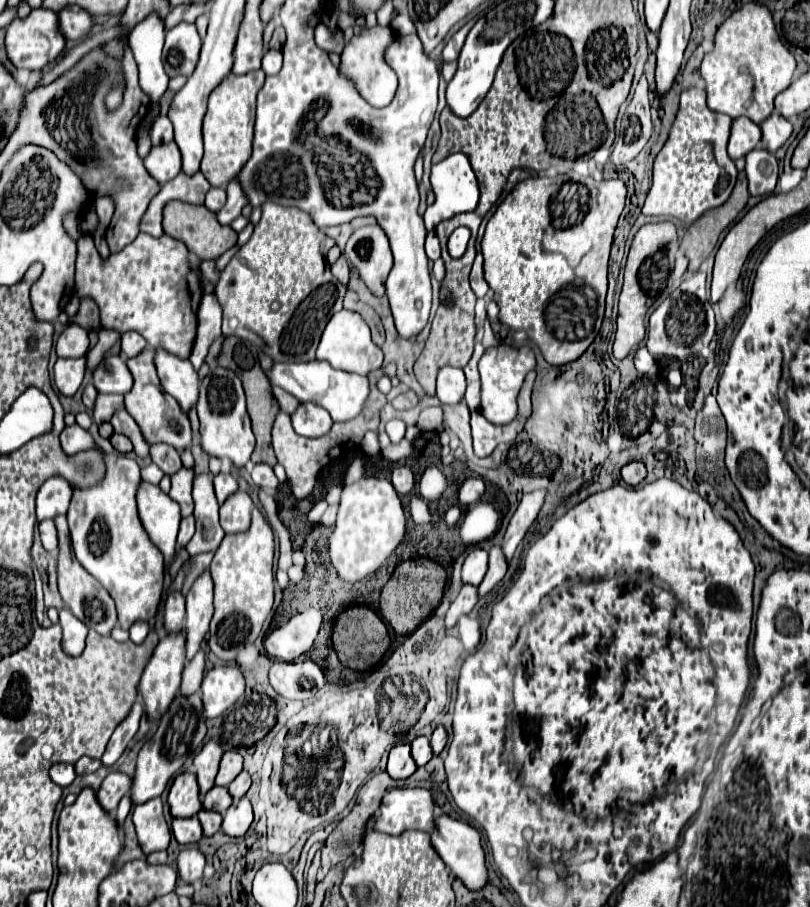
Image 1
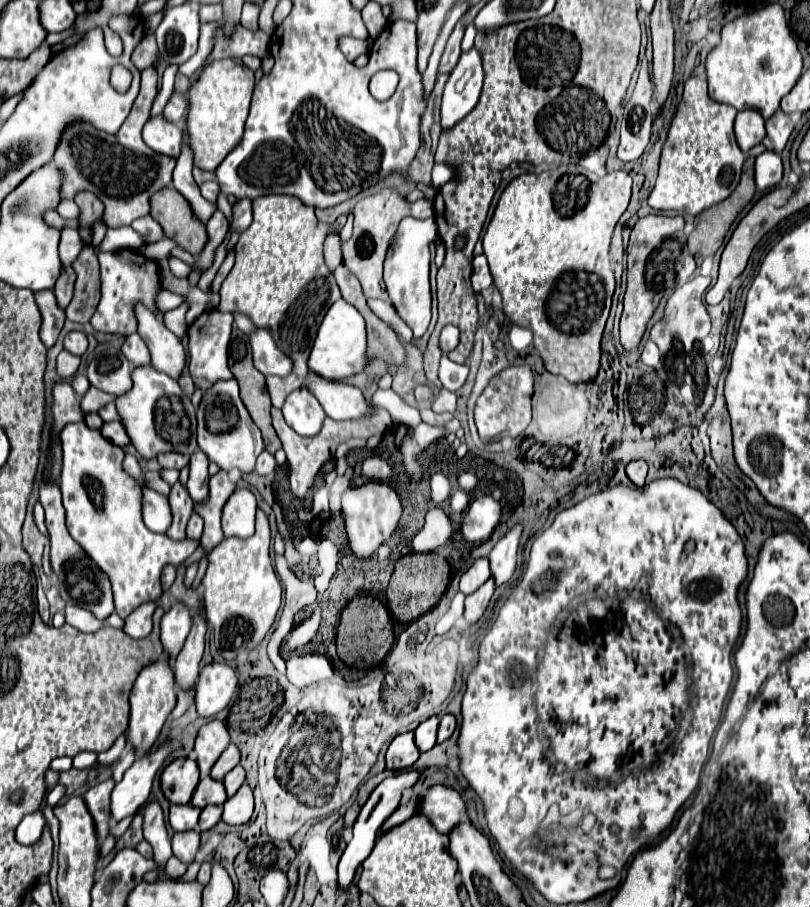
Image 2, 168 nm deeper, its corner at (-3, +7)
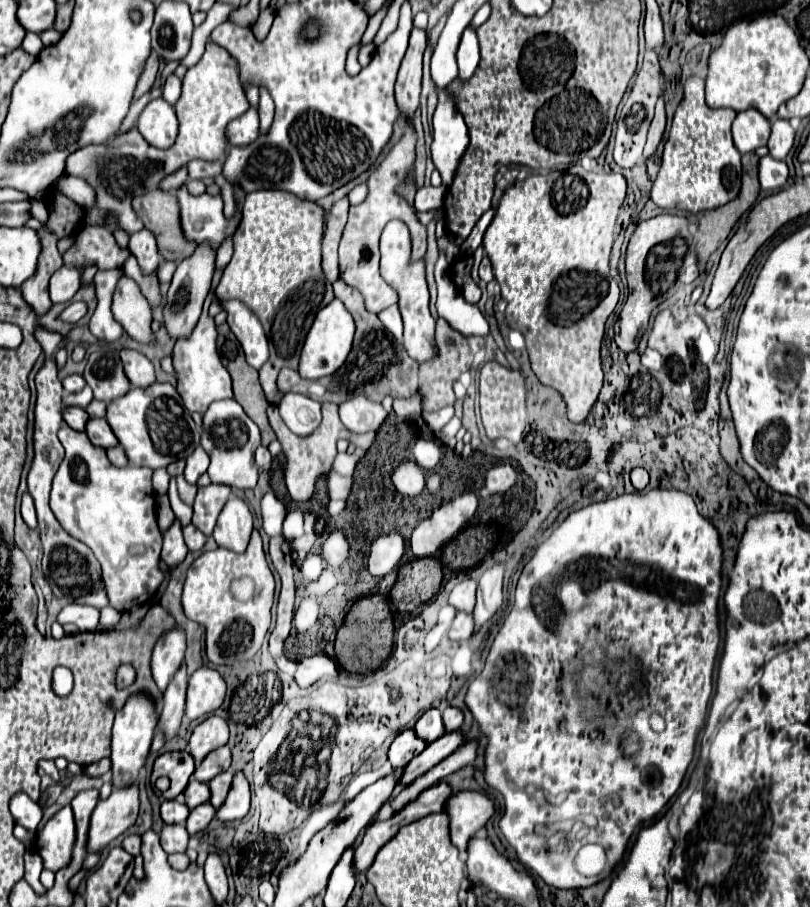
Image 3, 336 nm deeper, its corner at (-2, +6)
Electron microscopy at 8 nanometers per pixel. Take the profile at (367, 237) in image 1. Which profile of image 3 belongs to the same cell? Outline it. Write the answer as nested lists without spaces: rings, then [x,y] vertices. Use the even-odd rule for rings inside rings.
[[[406,122],[404,136],[400,138],[400,142],[388,152],[388,156],[382,160],[382,164],[372,172],[372,190],[370,190],[368,198],[358,206],[350,206],[350,218],[348,218],[348,224],[344,228],[344,236],[340,242],[340,280],[344,280],[348,286],[358,288],[362,292],[366,310],[372,314],[380,314],[382,310],[386,310],[388,306],[398,302],[396,290],[390,284],[386,284],[386,280],[378,272],[378,262],[380,262],[378,240],[380,240],[384,226],[394,218],[402,220],[408,226],[410,236],[412,236],[412,261],[421,259],[426,252],[426,226],[422,226],[418,222],[414,208],[410,204],[406,204],[406,200],[402,200],[394,192],[396,184],[400,184],[400,180],[406,176],[406,172],[414,166],[414,144],[416,144],[414,124]]]

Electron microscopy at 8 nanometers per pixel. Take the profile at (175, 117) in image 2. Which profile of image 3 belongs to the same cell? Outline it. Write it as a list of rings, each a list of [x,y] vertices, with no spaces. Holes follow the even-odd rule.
[[[170,74],[168,78],[166,78],[166,84],[164,84],[164,98],[166,98],[166,102],[168,104],[172,104],[174,106],[174,100],[178,100],[178,92],[180,92],[180,86],[182,86],[182,82],[180,82],[180,78],[176,76],[176,74]]]

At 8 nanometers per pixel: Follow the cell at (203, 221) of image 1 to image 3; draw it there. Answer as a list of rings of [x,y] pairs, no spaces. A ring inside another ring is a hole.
[[[148,190],[136,196],[132,206],[144,226],[156,236],[158,252],[164,260],[182,262],[194,252],[194,244],[186,242],[178,226],[178,200],[172,192]]]

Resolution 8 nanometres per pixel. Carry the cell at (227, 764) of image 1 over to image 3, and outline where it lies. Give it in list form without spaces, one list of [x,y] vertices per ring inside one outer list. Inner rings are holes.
[[[222,746],[216,752],[210,752],[210,756],[206,756],[194,770],[194,778],[198,782],[210,782],[214,776],[218,776],[220,772],[226,772],[230,766],[230,748]]]

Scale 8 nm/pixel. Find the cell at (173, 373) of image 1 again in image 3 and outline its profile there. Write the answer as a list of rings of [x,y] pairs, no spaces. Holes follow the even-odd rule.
[[[126,274],[118,280],[114,300],[112,300],[114,318],[120,322],[124,332],[128,332],[138,342],[152,342],[152,312],[150,304],[140,292],[140,286]]]

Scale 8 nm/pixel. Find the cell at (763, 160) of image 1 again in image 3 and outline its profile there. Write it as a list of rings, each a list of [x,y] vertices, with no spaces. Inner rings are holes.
[[[772,156],[760,158],[760,184],[762,190],[778,190],[788,180],[788,166],[782,160],[774,160]]]

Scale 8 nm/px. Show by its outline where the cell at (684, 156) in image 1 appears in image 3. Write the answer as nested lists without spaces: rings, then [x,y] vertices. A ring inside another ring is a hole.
[[[690,76],[684,84],[684,98],[676,108],[668,142],[664,146],[664,158],[658,178],[652,184],[650,198],[660,208],[680,208],[686,212],[714,210],[740,192],[740,152],[732,142],[730,126],[736,118],[734,110],[712,110],[704,102],[704,80]]]

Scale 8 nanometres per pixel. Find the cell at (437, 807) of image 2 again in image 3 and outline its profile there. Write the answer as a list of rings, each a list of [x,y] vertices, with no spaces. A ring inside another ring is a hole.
[[[458,792],[450,796],[446,814],[450,816],[452,844],[460,850],[460,858],[466,860],[468,842],[494,816],[494,800],[480,792]]]

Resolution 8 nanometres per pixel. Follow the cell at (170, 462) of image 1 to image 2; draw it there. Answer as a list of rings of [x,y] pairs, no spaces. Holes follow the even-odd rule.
[[[169,451],[169,453],[159,453],[157,459],[159,459],[159,465],[161,465],[163,469],[183,469],[183,467],[189,463],[189,457],[187,457],[187,455],[183,455],[183,453],[173,453],[173,451]]]

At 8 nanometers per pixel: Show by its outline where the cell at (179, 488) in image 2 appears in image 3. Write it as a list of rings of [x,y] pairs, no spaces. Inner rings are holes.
[[[178,520],[170,526],[170,530],[164,534],[164,546],[162,546],[162,562],[168,568],[176,568],[184,562],[188,554],[188,548],[182,538],[182,526],[178,526]]]

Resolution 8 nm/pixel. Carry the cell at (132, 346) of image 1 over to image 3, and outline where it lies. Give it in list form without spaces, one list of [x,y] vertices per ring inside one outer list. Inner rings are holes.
[[[122,350],[120,356],[122,356],[122,362],[124,362],[124,372],[126,372],[128,380],[132,382],[132,386],[148,388],[156,382],[154,366],[144,354],[140,354],[136,350]]]

